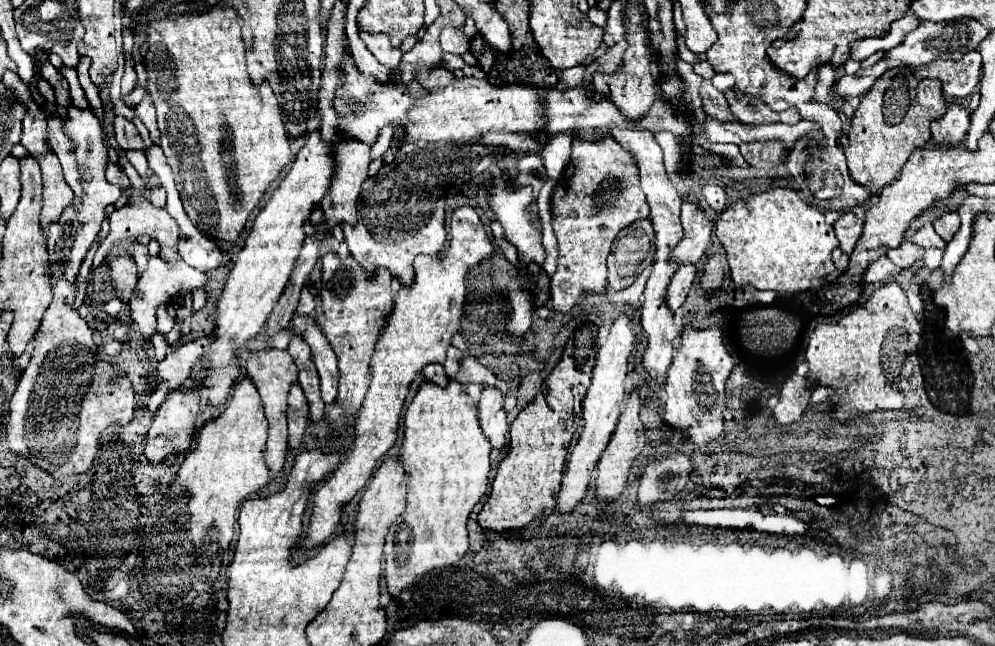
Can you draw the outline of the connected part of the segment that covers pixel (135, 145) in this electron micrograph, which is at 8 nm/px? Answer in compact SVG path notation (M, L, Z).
M124 116L114 118L114 132L116 132L116 142L122 150L142 150L144 148L136 126Z

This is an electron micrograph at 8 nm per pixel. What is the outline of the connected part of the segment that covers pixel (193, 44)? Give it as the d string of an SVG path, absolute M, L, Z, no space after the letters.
M220 2L196 16L178 16L176 20L160 14L158 22L148 24L150 50L146 54L148 88L158 114L162 150L172 166L184 210L206 238L230 244L238 240L250 214L258 208L260 198L280 176L282 168L294 160L272 88L266 82L256 88L248 78L246 44L238 20L236 10L228 2Z

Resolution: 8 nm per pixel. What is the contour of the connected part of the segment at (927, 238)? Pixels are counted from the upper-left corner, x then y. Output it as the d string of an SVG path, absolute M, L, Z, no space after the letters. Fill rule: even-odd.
M930 224L914 234L914 242L920 248L930 248L930 246L934 246L934 248L946 248L946 242L936 234L936 230Z

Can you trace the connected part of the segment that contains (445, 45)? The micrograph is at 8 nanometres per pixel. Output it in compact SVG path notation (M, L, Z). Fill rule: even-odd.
M444 28L440 34L440 46L444 52L466 54L470 52L470 42L474 36L466 36L462 28Z

